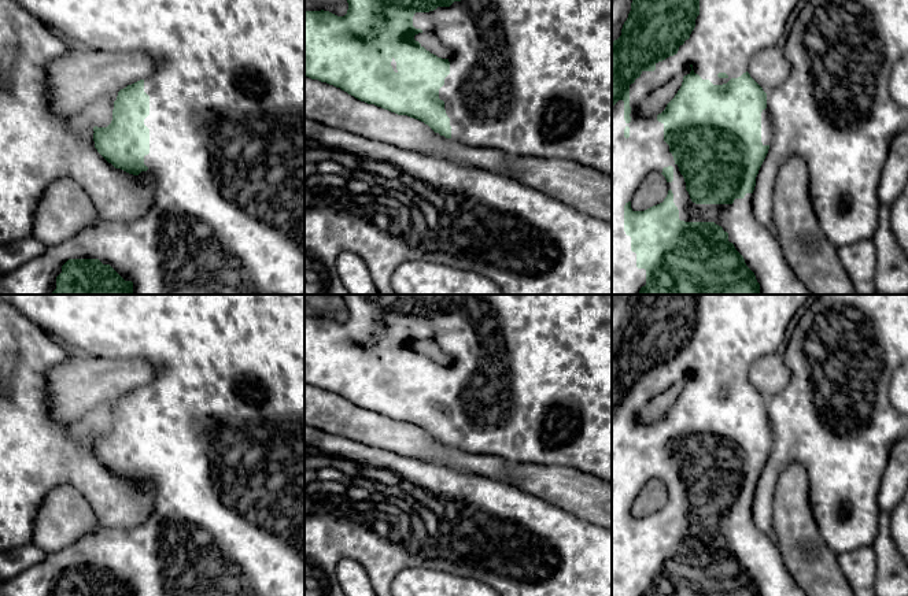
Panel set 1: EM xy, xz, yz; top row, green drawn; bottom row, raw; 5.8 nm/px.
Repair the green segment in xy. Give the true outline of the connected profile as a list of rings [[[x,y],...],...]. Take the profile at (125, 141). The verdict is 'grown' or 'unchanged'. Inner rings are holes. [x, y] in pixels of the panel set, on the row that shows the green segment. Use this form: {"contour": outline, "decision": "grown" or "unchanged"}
{"contour": [[[15,0],[26,12],[60,33],[73,45],[101,52],[140,52],[155,62],[155,71],[118,92],[112,121],[107,127],[93,127],[97,152],[115,169],[150,177],[154,182],[154,204],[132,222],[97,219],[92,226],[64,243],[47,247],[37,258],[0,274],[0,295],[304,295],[304,0]]], "decision": "grown"}

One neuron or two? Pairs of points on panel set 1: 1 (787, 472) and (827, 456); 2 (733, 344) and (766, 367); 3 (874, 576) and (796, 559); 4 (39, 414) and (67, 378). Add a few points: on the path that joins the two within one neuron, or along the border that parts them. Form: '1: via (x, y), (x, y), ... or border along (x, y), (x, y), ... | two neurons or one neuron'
1: border along (808, 474), (798, 463), (787, 463), (777, 476) | two neurons
2: border along (777, 351), (761, 355), (750, 366), (746, 377) | two neurons
3: border along (835, 556), (848, 581) | two neurons
4: border along (48, 370), (50, 414), (70, 424) | two neurons

